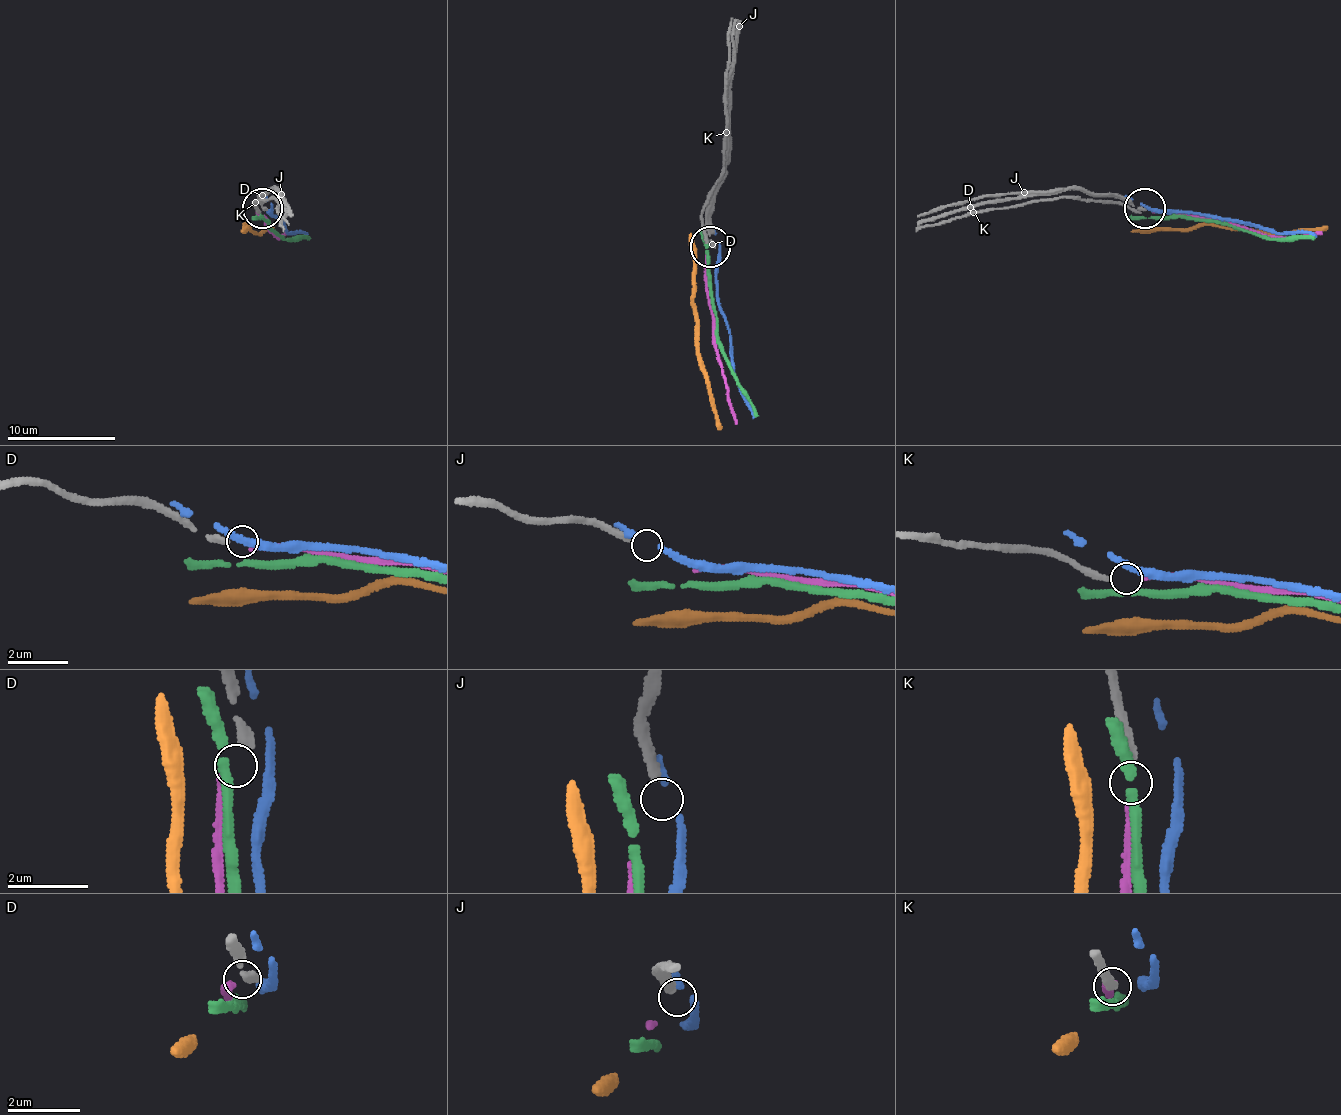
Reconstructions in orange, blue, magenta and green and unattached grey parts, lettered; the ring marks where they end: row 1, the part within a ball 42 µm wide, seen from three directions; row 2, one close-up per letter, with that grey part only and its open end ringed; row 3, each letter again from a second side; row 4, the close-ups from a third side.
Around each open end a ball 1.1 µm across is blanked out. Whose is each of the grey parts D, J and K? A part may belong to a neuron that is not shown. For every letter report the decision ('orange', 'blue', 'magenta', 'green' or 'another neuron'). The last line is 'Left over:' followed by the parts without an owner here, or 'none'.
D: another neuron
J: another neuron
K: magenta
Left over: D, J

